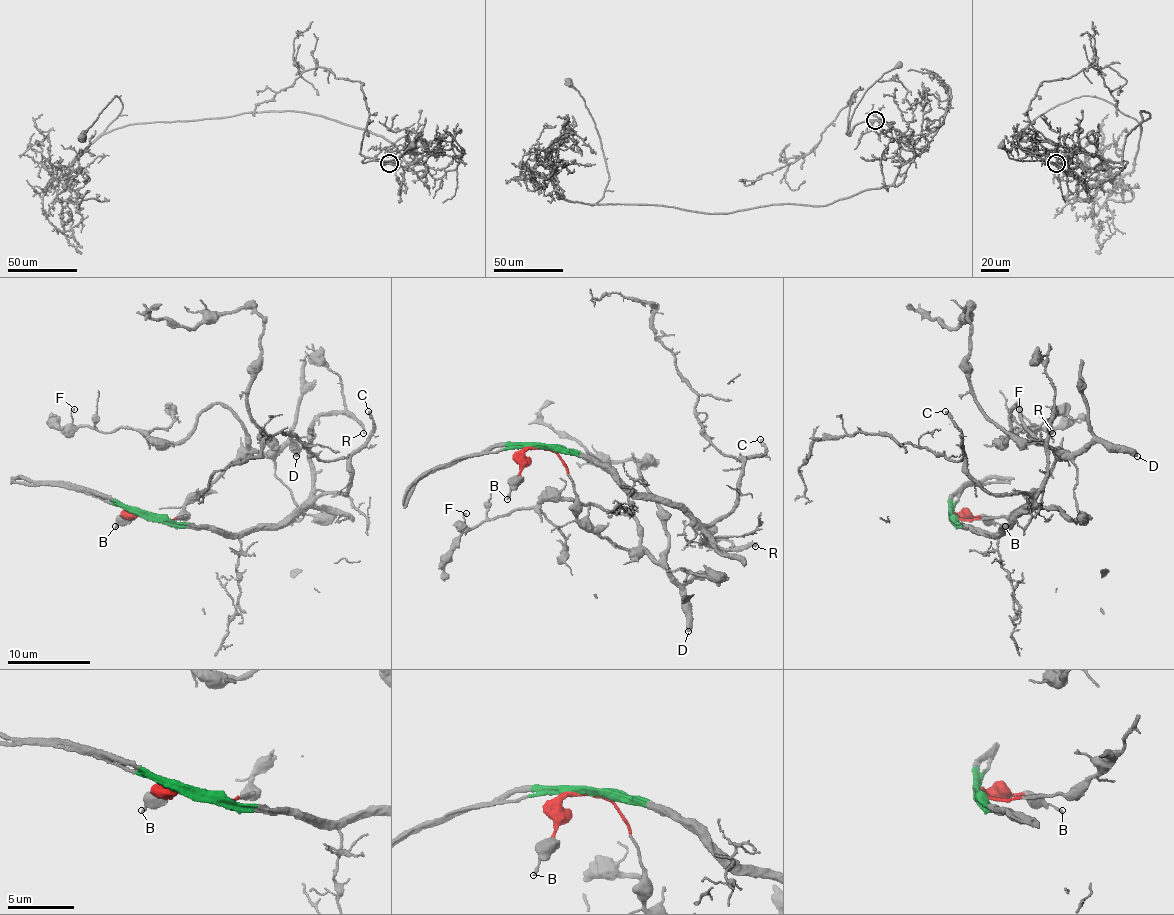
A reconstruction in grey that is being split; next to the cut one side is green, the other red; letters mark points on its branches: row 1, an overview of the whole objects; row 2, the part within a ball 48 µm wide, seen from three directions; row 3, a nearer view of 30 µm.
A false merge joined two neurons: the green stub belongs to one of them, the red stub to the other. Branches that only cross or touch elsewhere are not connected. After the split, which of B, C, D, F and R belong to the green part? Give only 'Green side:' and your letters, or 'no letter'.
Green side: C, R

